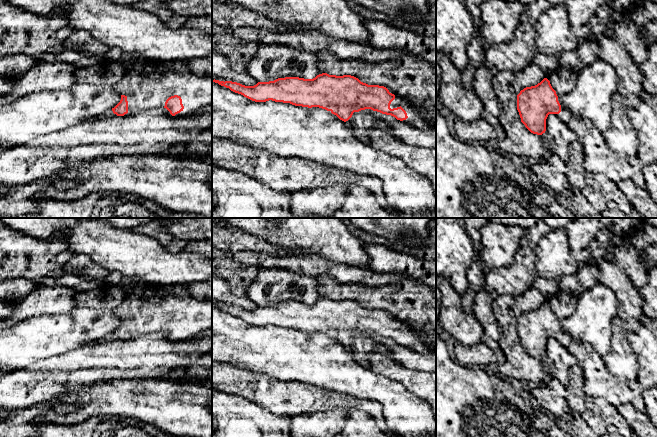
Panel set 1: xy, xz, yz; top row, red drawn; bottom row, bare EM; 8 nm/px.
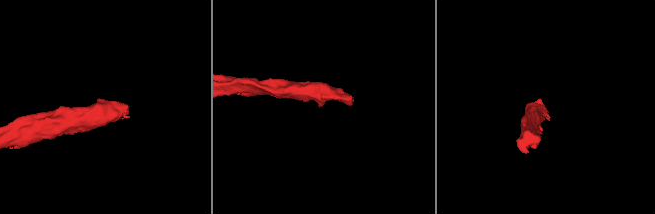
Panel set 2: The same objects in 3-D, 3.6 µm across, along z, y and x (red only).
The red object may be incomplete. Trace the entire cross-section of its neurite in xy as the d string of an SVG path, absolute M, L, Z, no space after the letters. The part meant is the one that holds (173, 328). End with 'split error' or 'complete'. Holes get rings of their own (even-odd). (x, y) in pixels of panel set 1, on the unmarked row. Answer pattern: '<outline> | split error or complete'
M139 278L129 280L132 284L130 292L122 295L120 305L114 313L121 319L120 326L109 334L109 341L133 340L153 332L166 332L172 340L191 339L201 332L212 332L212 301L199 301L188 290L187 285L159 286L147 283Z | split error

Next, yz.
M557 293L547 297L537 309L520 315L517 319L517 334L521 346L531 357L545 357L549 338L555 338L565 347L573 340L578 340L562 324L575 310L577 300L573 294Z | split error

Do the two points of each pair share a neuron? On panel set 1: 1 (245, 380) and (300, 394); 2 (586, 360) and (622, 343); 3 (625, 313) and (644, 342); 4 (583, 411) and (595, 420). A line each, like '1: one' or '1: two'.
1: one
2: two
3: two
4: one

